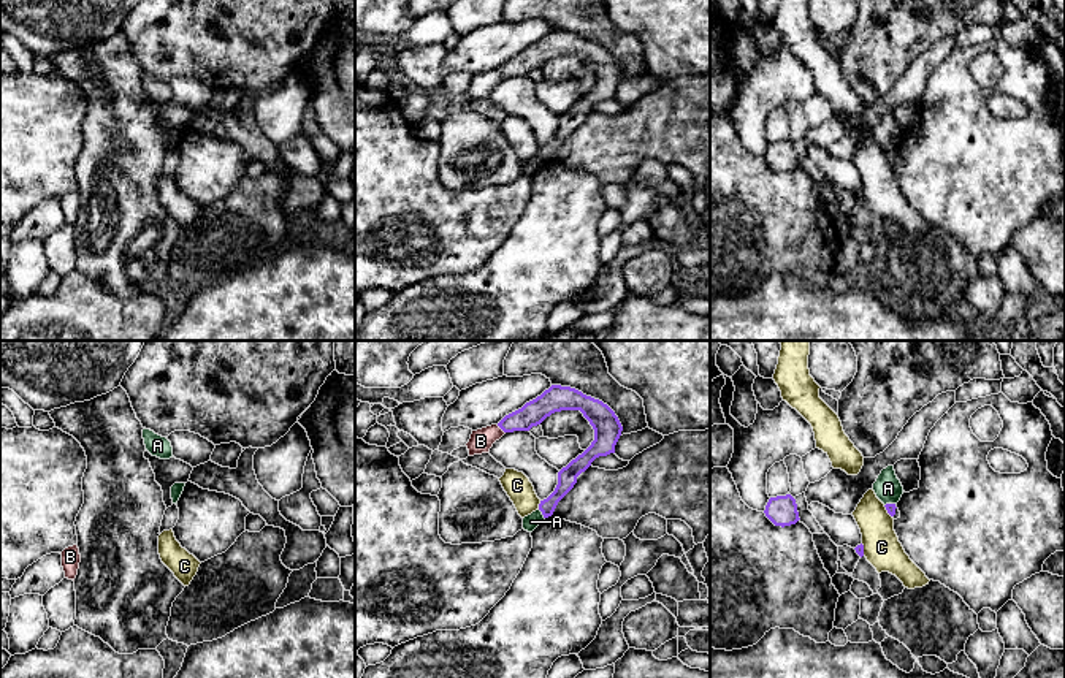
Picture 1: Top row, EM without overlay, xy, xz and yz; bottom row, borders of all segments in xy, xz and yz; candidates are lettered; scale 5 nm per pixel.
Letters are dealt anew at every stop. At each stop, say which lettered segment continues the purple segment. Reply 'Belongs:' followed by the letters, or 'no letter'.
Belongs: no letter

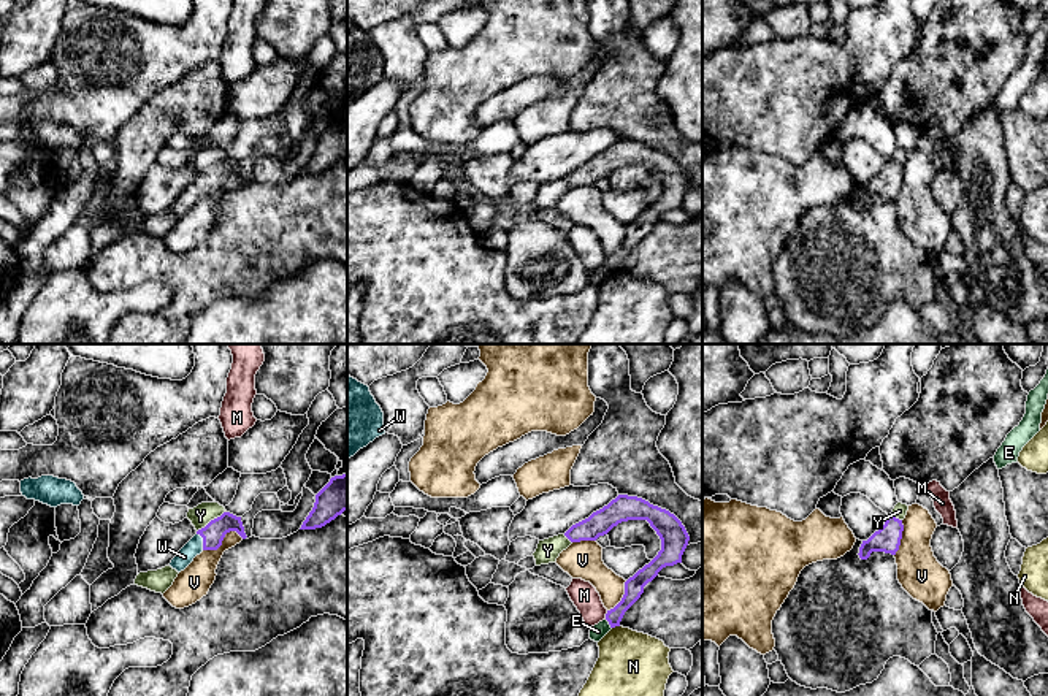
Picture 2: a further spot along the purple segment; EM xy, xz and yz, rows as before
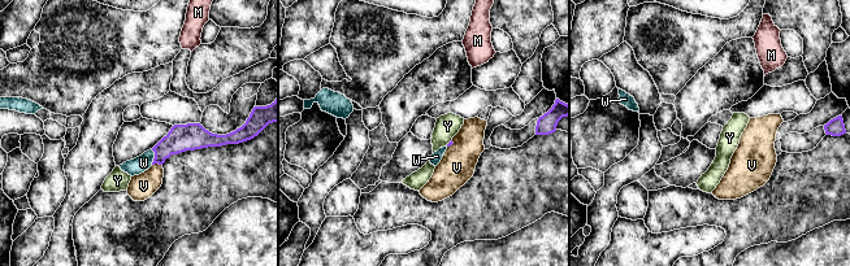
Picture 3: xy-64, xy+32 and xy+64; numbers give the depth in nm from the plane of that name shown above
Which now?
Belongs: W

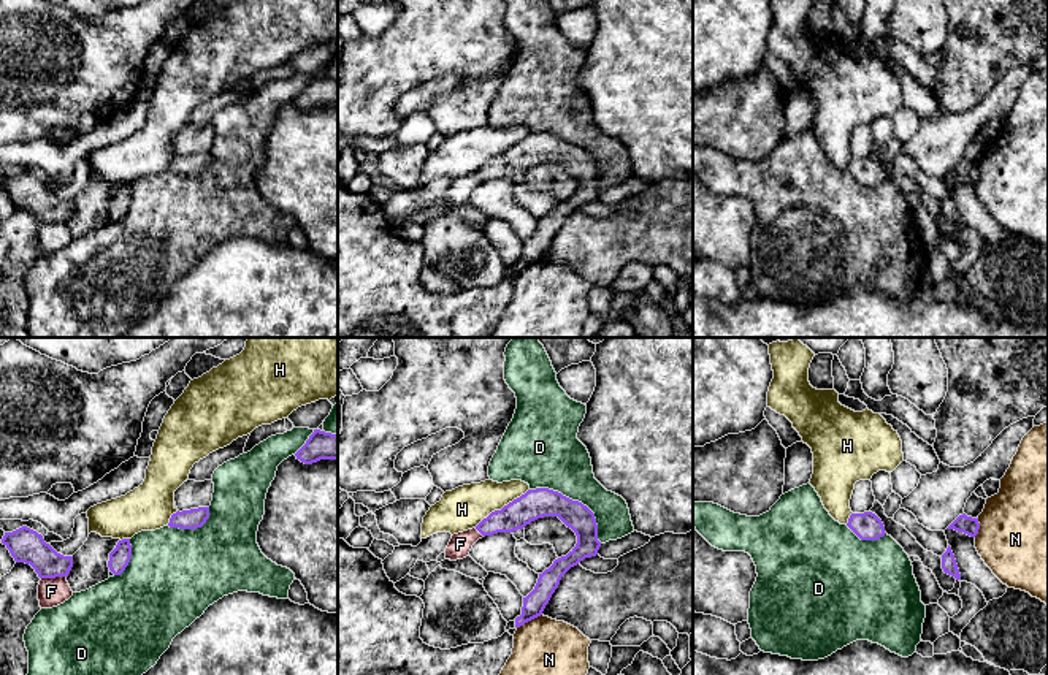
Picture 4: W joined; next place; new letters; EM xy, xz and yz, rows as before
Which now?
Belongs: no letter

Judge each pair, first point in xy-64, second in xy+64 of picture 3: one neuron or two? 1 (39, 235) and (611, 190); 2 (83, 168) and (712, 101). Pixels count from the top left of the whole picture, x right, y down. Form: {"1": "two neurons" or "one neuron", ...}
{"1": "two neurons", "2": "one neuron"}

